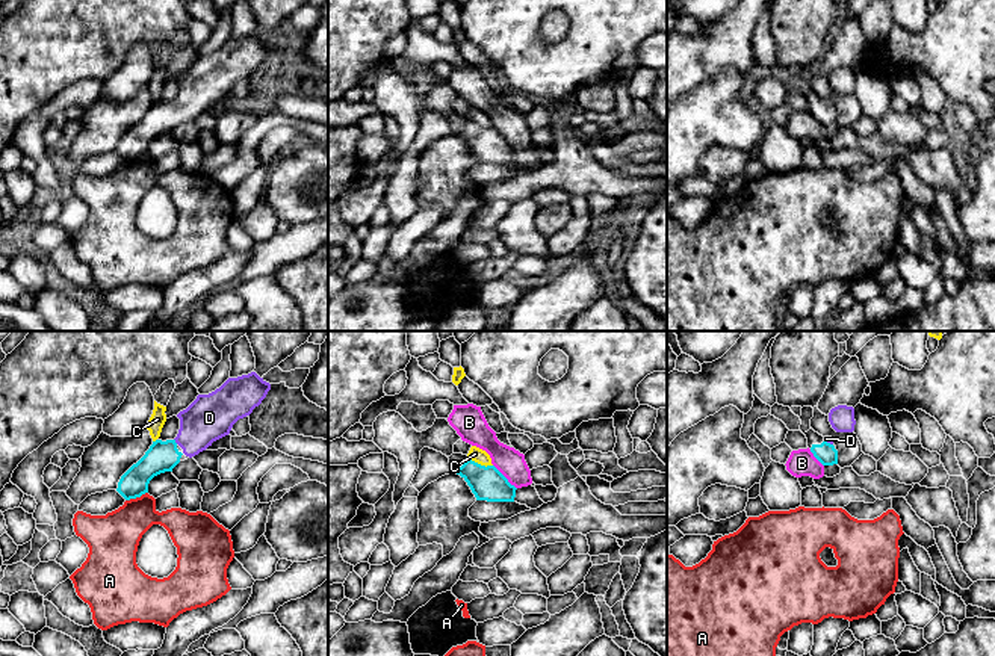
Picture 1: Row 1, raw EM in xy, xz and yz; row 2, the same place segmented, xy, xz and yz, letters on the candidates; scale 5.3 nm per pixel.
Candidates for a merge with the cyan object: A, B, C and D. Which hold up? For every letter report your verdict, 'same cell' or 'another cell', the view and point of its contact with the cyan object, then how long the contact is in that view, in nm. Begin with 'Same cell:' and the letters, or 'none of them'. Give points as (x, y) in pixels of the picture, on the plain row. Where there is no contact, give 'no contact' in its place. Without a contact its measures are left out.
Same cell: D
A: another cell; meets cyan in xy at (136, 157); contact 130 nm long
B: another cell; meets cyan in xz at (504, 138); contact 180 nm long
C: another cell; meets cyan in xz at (480, 126); contact 130 nm long
D: same cell; meets cyan in xy at (174, 103); contact 40 nm long

